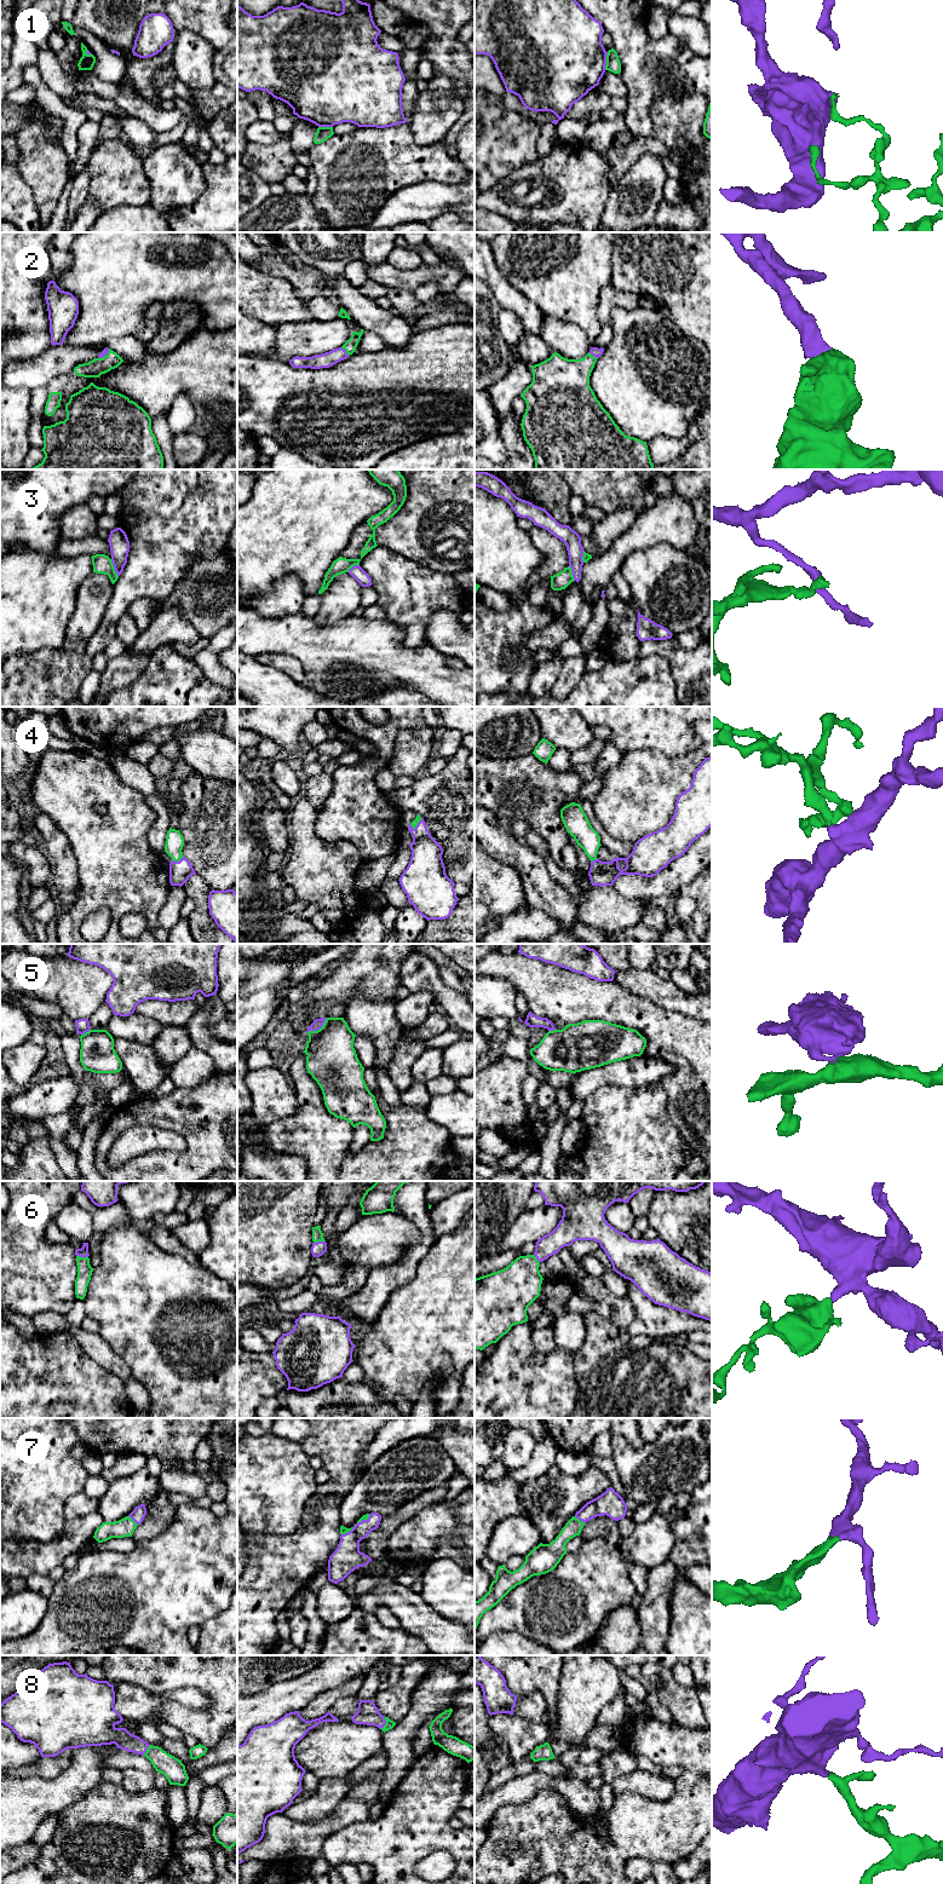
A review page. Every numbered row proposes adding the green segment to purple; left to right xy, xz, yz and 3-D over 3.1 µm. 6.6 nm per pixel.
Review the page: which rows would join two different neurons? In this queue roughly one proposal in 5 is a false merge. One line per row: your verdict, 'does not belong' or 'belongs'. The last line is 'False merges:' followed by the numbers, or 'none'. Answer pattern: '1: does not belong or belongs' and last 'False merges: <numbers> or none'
1: does not belong
2: belongs
3: does not belong
4: belongs
5: does not belong
6: belongs
7: belongs
8: belongs
False merges: 1, 3, 5

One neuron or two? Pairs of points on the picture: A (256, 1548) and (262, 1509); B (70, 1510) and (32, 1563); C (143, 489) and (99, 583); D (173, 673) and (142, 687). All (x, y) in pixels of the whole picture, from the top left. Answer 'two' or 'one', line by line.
A: two
B: two
C: two
D: one

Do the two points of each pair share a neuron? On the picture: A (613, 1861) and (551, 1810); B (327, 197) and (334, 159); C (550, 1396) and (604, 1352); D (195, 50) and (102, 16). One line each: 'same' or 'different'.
A: same
B: same
C: different
D: different

